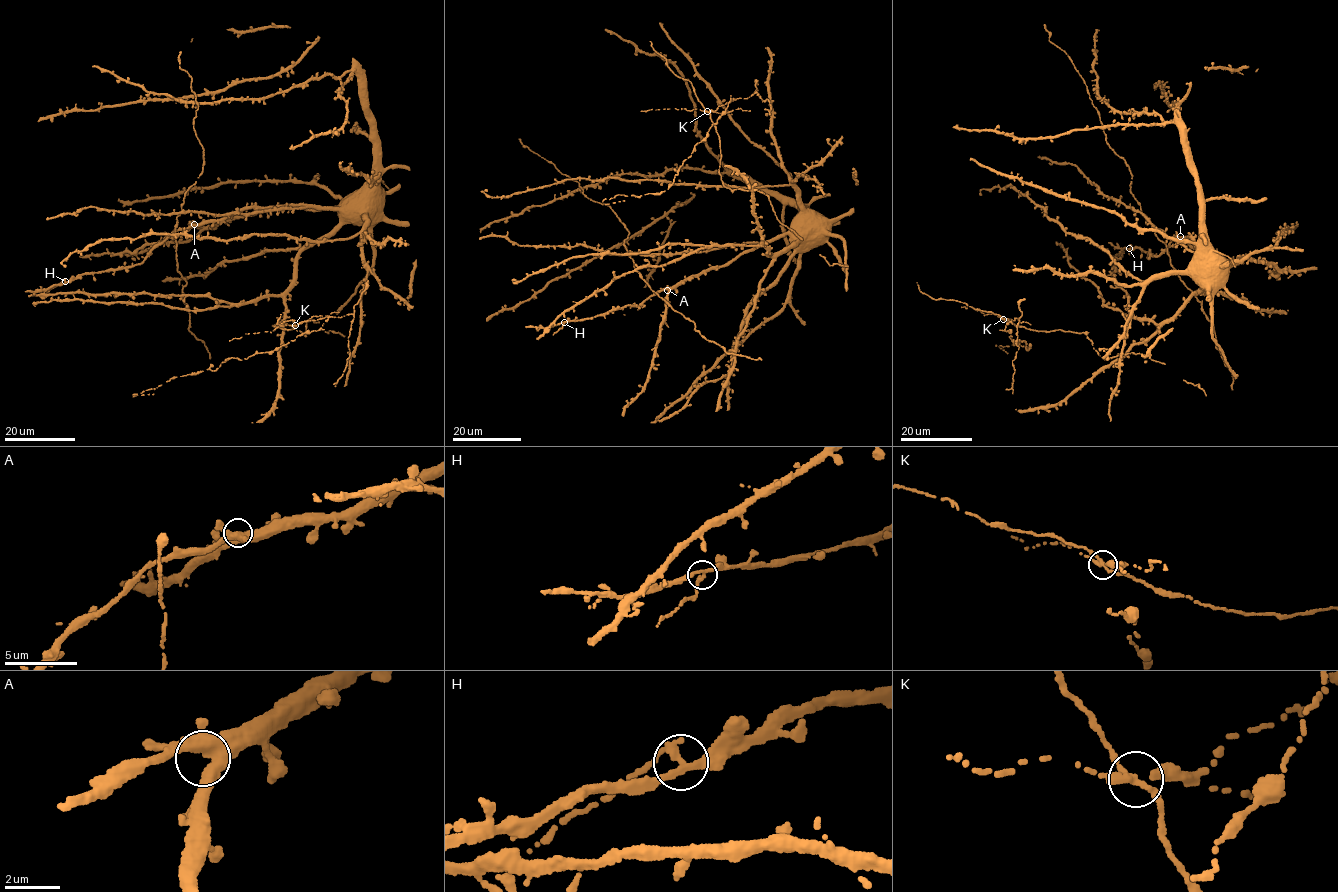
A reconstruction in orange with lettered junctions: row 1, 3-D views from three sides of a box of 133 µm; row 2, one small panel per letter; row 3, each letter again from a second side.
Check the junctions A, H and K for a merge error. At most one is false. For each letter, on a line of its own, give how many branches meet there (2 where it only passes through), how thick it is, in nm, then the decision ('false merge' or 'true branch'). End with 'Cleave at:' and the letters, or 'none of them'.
A: 4 branches meet; 380 nm thick; true branch
H: 3 branches meet; 280 nm thick; true branch
K: 4 branches meet; 240 nm thick; false merge
Cleave at: K

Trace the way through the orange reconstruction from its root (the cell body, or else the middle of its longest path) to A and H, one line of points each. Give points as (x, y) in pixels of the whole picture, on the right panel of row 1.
A: (1202, 274), (1198, 273), (1198, 279), (1195, 240), (1180, 236)
H: (1202, 274), (1198, 273), (1198, 279), (1195, 240), (1189, 237), (1173, 236), (1156, 256), (1129, 248)

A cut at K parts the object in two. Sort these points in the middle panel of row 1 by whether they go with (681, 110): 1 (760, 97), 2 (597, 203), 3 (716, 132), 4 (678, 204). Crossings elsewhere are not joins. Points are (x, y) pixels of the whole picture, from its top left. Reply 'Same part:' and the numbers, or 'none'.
Same part: 1

